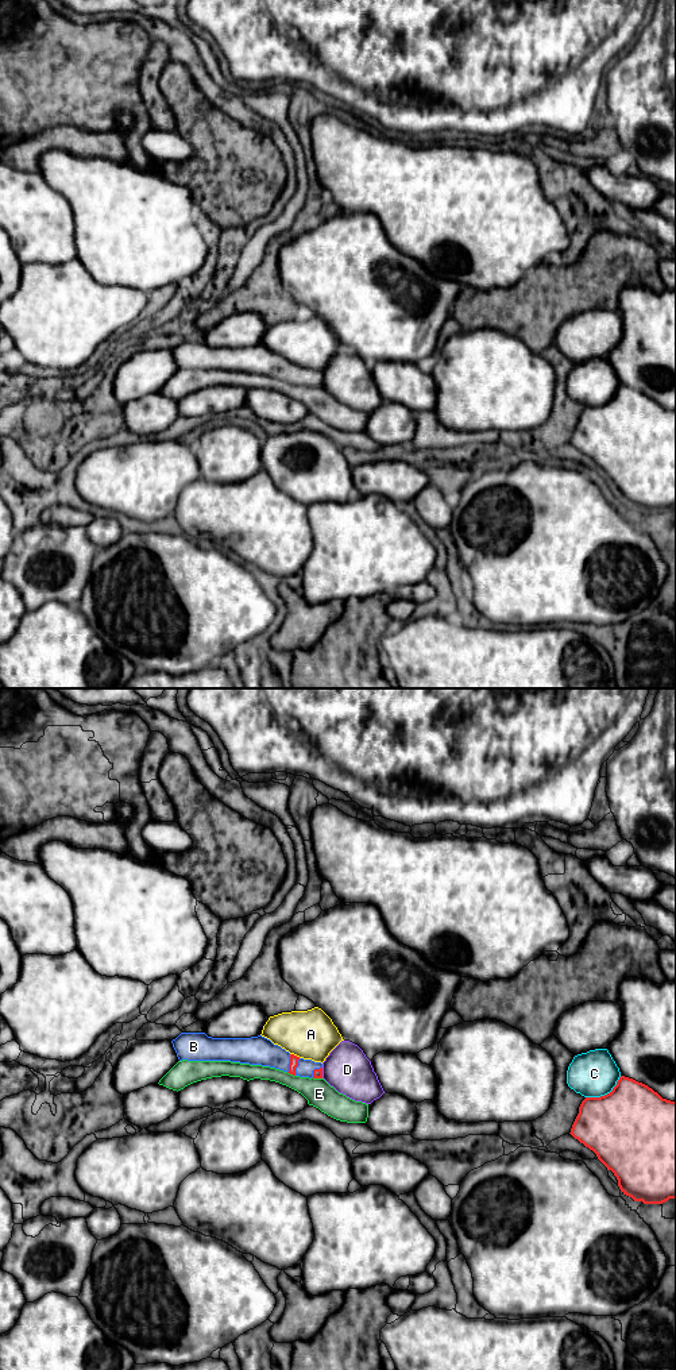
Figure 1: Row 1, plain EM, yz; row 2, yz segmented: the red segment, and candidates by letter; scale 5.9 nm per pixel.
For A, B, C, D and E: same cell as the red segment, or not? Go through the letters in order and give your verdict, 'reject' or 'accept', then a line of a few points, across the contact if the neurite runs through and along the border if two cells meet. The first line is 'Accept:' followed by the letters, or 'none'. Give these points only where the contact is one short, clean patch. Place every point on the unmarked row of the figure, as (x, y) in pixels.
Accept: B
A: reject
B: accept
C: reject
D: reject
E: reject

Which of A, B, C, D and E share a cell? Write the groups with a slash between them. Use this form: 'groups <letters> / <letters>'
groups A / B / C / D / E

